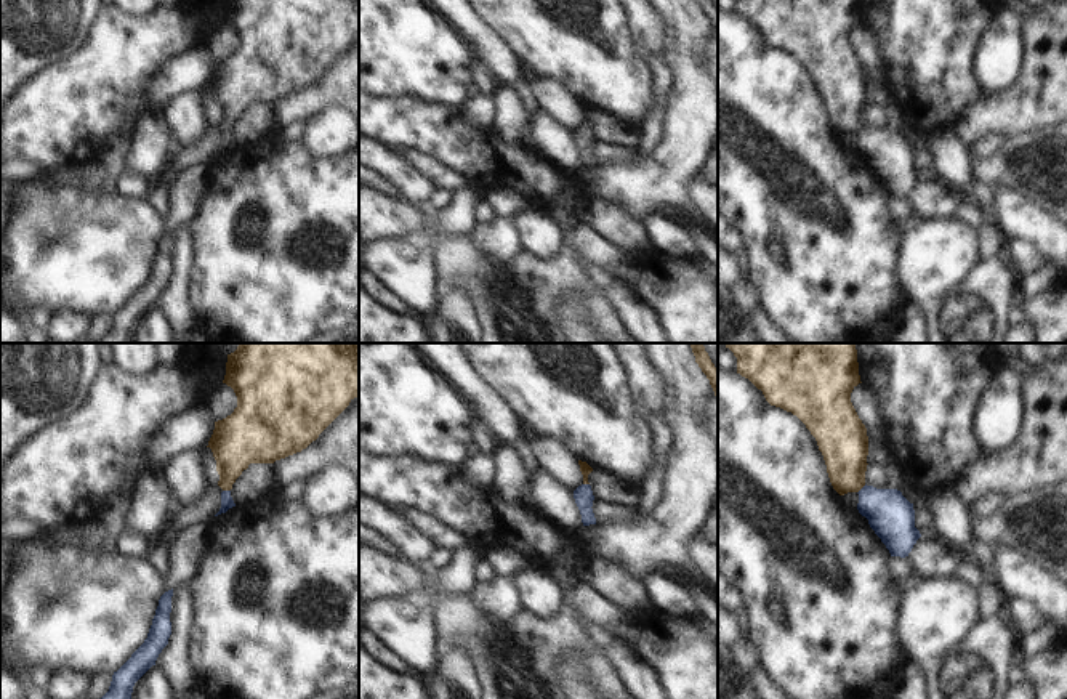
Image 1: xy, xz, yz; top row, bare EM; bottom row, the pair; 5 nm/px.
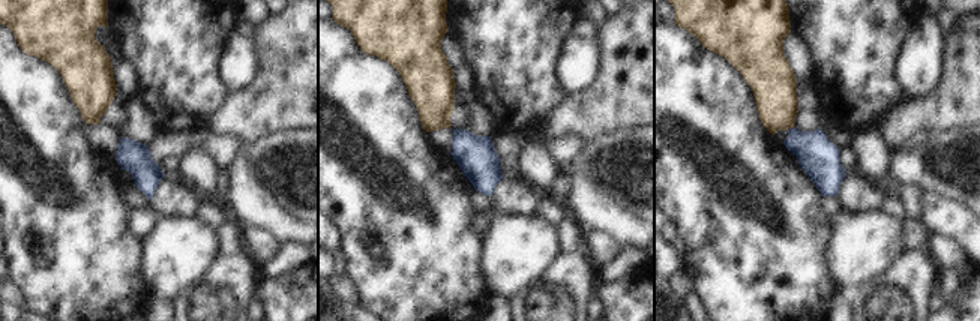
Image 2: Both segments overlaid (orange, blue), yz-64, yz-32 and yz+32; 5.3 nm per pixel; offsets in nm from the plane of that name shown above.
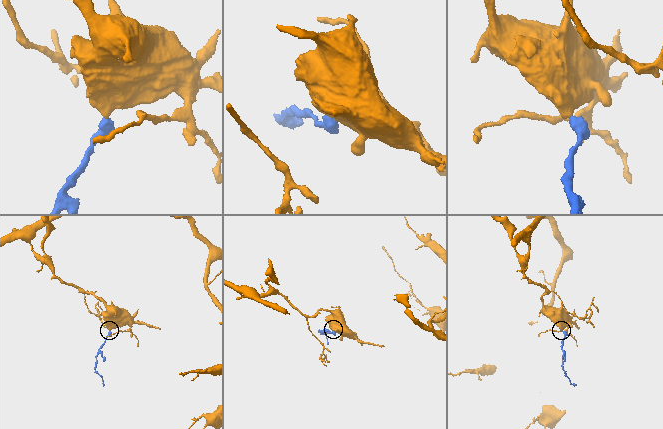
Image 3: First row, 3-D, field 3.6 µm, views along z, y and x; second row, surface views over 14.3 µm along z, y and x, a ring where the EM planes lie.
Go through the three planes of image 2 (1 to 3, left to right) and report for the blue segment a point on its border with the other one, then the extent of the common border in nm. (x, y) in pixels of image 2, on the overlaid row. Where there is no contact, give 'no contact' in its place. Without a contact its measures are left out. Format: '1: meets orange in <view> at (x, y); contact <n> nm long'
1: no contact
2: no contact
3: no contact

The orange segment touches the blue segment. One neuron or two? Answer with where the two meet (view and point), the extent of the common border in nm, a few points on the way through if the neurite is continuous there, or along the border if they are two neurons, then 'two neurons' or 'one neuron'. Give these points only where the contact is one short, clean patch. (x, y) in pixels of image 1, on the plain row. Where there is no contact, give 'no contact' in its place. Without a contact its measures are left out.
yz (861, 129) | 60 nm | across yz (843, 82), (846, 114), (861, 129), (891, 157) | one neuron

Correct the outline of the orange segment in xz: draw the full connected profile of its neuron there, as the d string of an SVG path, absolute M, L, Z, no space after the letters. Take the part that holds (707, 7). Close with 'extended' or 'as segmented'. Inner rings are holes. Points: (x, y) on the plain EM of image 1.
M695 0L695 3L699 5L699 8L702 10L702 13L710 21L710 26L711 26L711 29L715 32L715 37L718 37L718 10L711 3L711 0Z; as segmented

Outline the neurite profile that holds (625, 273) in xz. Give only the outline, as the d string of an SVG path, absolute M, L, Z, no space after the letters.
M623 252L623 258L622 258L620 265L614 271L609 273L620 282L630 285L631 289L634 287L636 279L638 279L638 271L634 268L636 255L638 253L634 253L634 252Z

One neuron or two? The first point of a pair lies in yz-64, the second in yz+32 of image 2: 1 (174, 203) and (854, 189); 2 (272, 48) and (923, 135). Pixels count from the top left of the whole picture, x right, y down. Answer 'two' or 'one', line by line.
1: one
2: two

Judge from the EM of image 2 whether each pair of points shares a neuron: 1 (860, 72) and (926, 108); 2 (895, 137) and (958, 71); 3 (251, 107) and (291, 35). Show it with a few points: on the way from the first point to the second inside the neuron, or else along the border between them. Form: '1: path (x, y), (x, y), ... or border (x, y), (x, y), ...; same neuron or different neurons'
1: border (904, 98), (880, 123); different neurons
2: path (913, 119), (919, 113), (925, 113), (949, 89); same neuron
3: path (269, 89), (291, 65), (291, 53); same neuron

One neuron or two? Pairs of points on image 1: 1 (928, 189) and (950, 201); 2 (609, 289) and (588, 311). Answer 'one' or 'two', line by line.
1: one
2: two

